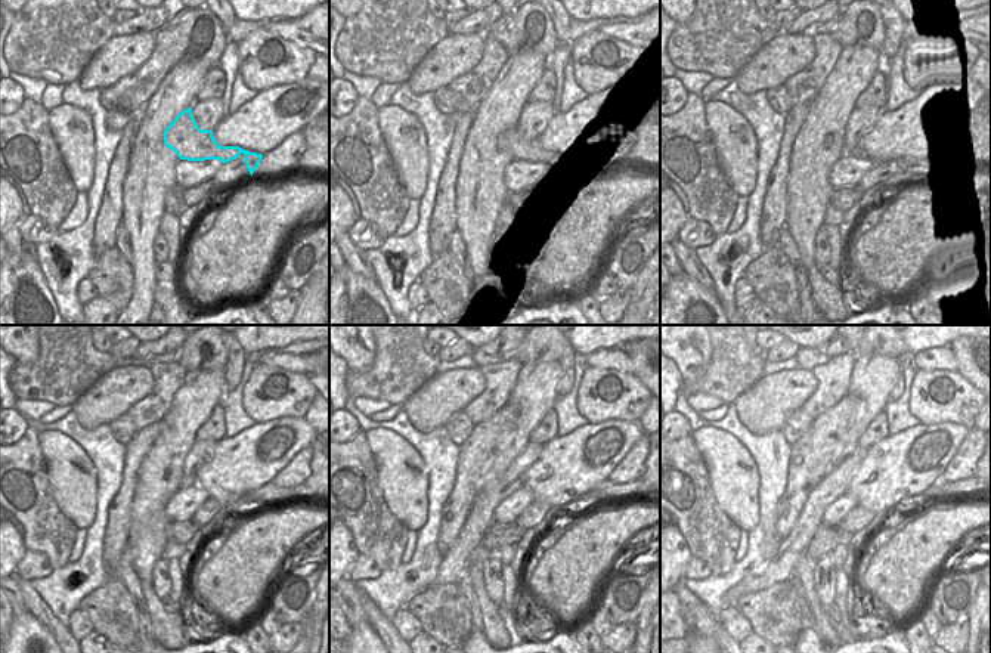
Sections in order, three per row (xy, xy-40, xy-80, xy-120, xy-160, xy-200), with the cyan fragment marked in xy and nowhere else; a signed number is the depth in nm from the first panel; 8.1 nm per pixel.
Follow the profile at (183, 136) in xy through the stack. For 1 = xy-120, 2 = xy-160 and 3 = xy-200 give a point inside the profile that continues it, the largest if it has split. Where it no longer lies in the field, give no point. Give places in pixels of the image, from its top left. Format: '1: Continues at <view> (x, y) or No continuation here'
1: Continues at xy-120 (268, 494)
2: Continues at xy-160 (607, 491)
3: Continues at xy-200 (960, 488).

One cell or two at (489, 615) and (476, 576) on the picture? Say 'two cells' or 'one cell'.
one cell

